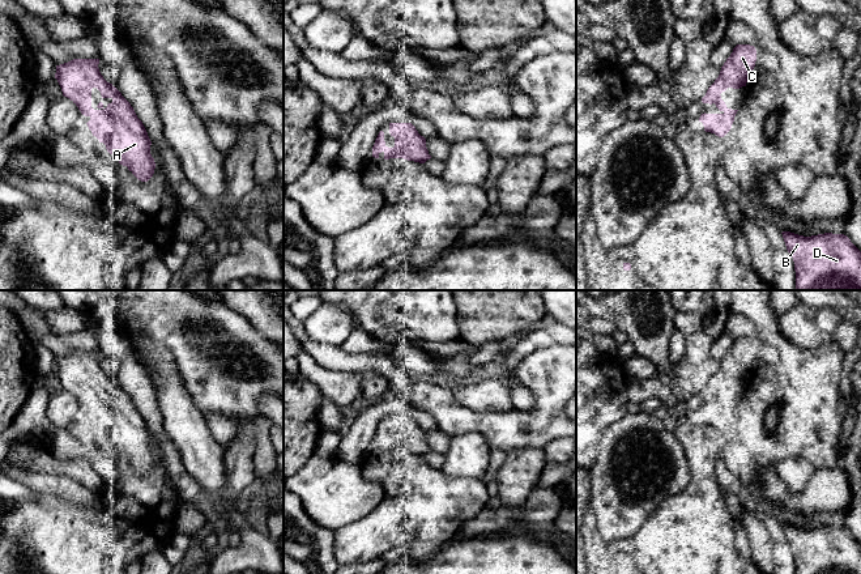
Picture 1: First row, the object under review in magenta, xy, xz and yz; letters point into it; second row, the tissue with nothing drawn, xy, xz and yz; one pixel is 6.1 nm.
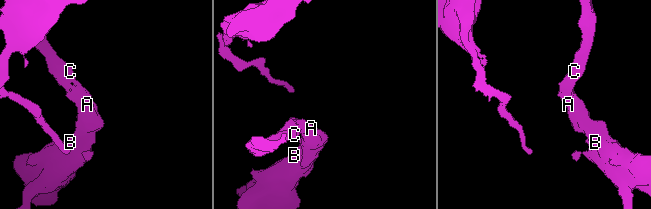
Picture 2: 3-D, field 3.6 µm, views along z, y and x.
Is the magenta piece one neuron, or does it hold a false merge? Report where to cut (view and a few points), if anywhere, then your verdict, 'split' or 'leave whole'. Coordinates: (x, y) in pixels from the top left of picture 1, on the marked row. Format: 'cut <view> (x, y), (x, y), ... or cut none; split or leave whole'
cut none; leave whole

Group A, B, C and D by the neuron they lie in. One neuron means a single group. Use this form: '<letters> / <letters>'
A B C D

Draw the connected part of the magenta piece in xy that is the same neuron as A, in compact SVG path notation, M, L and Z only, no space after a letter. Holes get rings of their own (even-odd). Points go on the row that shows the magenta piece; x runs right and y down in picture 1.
M73 59L56 65L55 78L63 95L69 98L82 115L90 118L86 124L93 136L138 180L148 182L155 169L150 154L152 141L131 103L103 78L98 64L99 59ZM93 88L101 92L102 98L112 99L106 109L102 102L97 110L91 107Z

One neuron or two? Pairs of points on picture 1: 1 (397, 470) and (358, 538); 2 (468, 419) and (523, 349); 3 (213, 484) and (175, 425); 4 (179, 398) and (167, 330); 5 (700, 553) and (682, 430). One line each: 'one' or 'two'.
1: one
2: two
3: one
4: two
5: one

